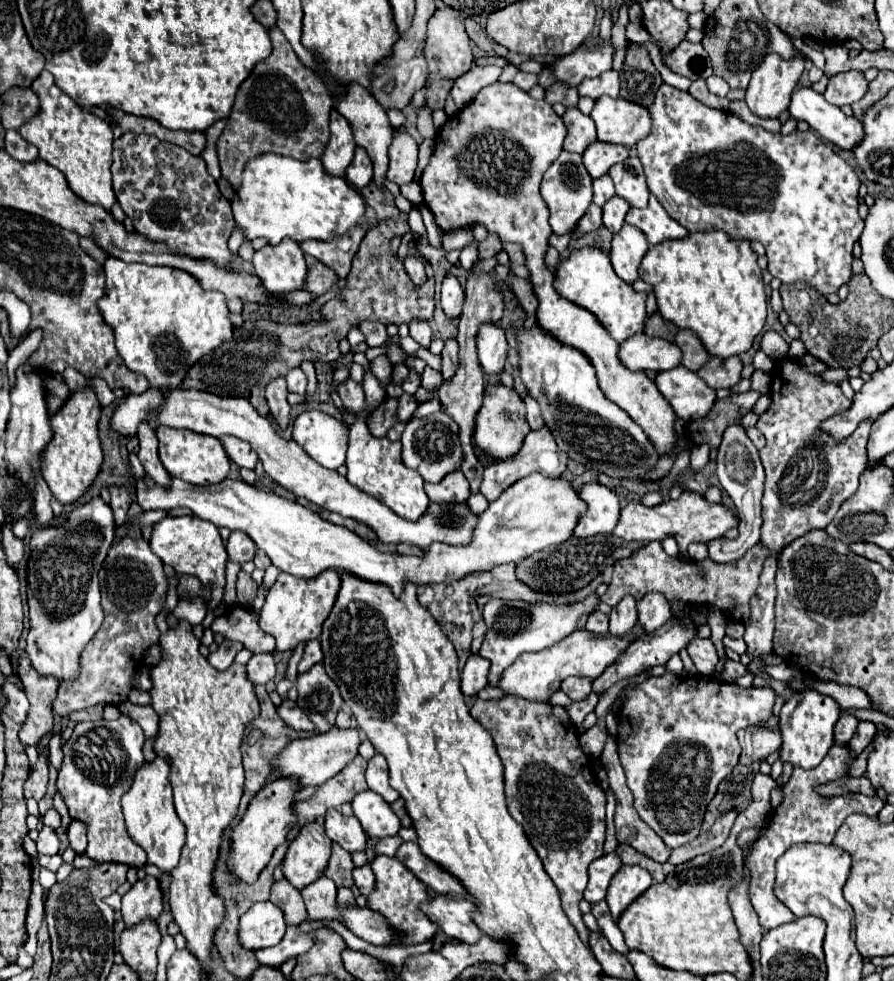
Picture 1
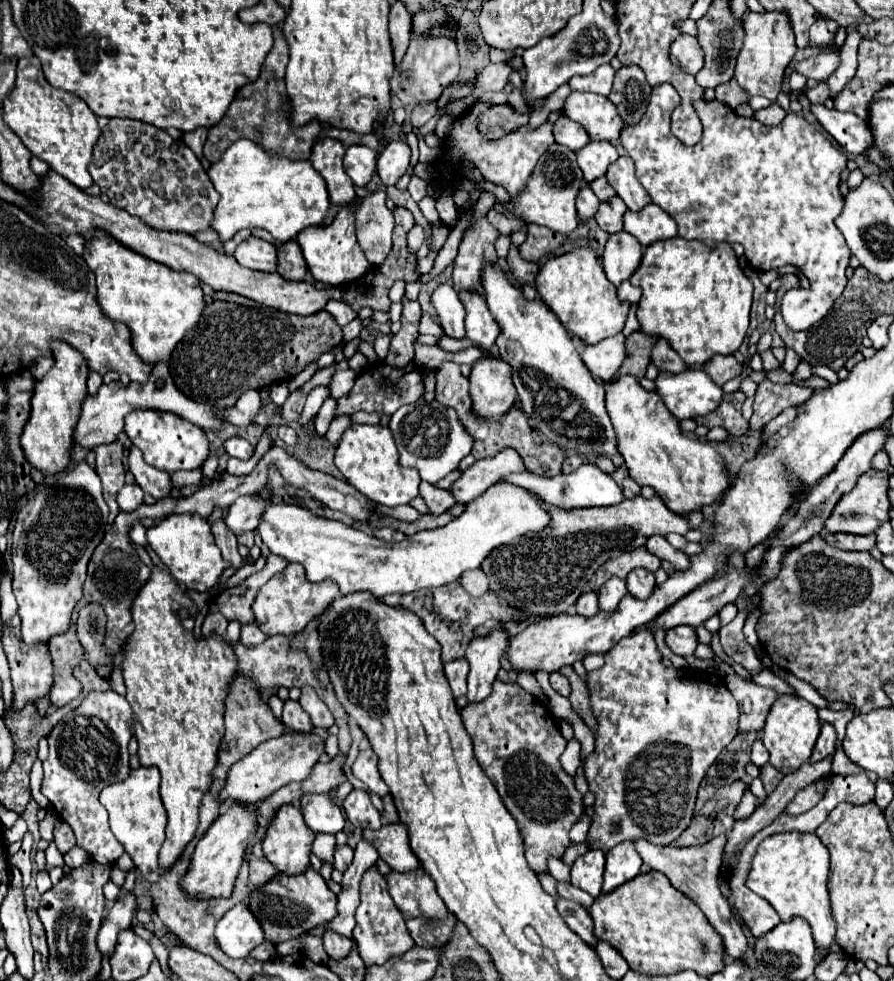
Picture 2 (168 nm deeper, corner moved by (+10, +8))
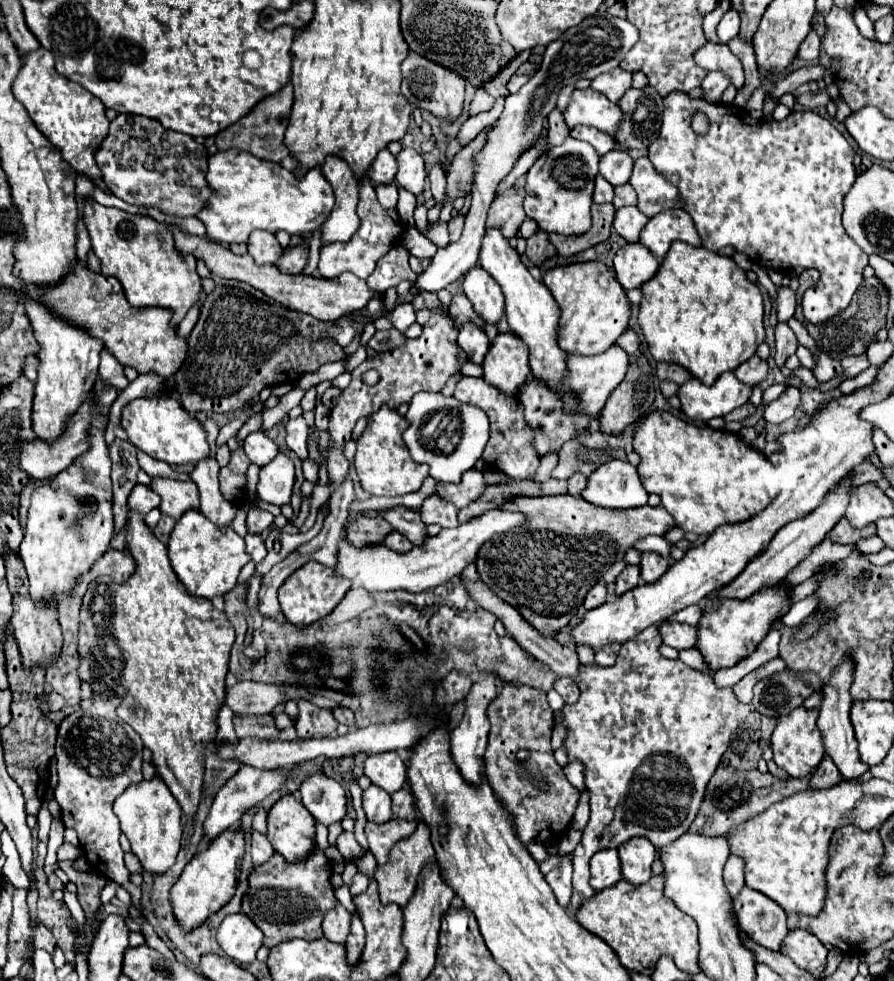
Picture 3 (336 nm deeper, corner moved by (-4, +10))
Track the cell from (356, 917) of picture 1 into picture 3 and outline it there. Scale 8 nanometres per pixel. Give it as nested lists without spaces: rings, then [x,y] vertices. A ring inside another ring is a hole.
[[[318,847],[298,863],[288,863],[282,855],[274,853],[270,861],[256,865],[248,875],[248,891],[242,897],[242,913],[254,921],[264,933],[264,947],[274,947],[288,939],[318,939],[322,937],[322,917],[334,907],[334,887],[330,883],[332,865],[324,851]]]

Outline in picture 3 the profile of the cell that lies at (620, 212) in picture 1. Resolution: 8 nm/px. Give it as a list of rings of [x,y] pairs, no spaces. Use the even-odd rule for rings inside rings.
[[[622,207],[616,211],[614,229],[620,237],[624,237],[628,243],[640,241],[640,231],[648,223],[648,217],[638,207]]]

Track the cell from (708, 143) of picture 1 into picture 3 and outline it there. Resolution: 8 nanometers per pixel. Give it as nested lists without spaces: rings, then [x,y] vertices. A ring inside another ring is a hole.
[[[670,93],[664,99],[664,117],[658,139],[650,145],[648,157],[658,173],[674,183],[684,199],[684,209],[694,219],[702,237],[702,245],[710,251],[734,247],[746,253],[752,263],[766,269],[788,271],[794,267],[816,267],[822,275],[802,299],[804,317],[810,323],[822,323],[844,311],[862,283],[862,271],[868,255],[858,249],[854,239],[842,227],[842,199],[856,179],[852,165],[854,149],[836,131],[836,127],[812,111],[790,113],[784,121],[756,121],[746,109],[736,105],[710,105],[702,99],[690,99],[686,93]],[[700,111],[708,117],[710,129],[704,137],[696,137],[692,115]]]

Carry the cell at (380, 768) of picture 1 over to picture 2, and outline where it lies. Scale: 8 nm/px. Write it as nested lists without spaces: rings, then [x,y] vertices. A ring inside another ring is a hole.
[[[366,749],[366,751],[360,751],[358,753],[358,759],[354,761],[352,765],[352,775],[362,781],[372,793],[384,797],[388,793],[388,787],[386,783],[382,781],[380,773],[378,773],[378,757],[372,749]]]

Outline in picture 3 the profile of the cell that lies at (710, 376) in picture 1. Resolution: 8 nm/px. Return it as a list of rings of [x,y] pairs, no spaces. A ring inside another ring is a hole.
[[[754,355],[754,357],[750,357],[750,361],[744,361],[734,371],[734,375],[746,385],[758,385],[760,381],[764,381],[768,377],[768,361]]]

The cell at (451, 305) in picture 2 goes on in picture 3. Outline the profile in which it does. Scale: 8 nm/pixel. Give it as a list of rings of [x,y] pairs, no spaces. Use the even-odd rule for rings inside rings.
[[[464,323],[458,335],[458,345],[464,349],[468,361],[482,365],[486,353],[488,353],[490,339],[482,329],[478,329],[474,323]]]

